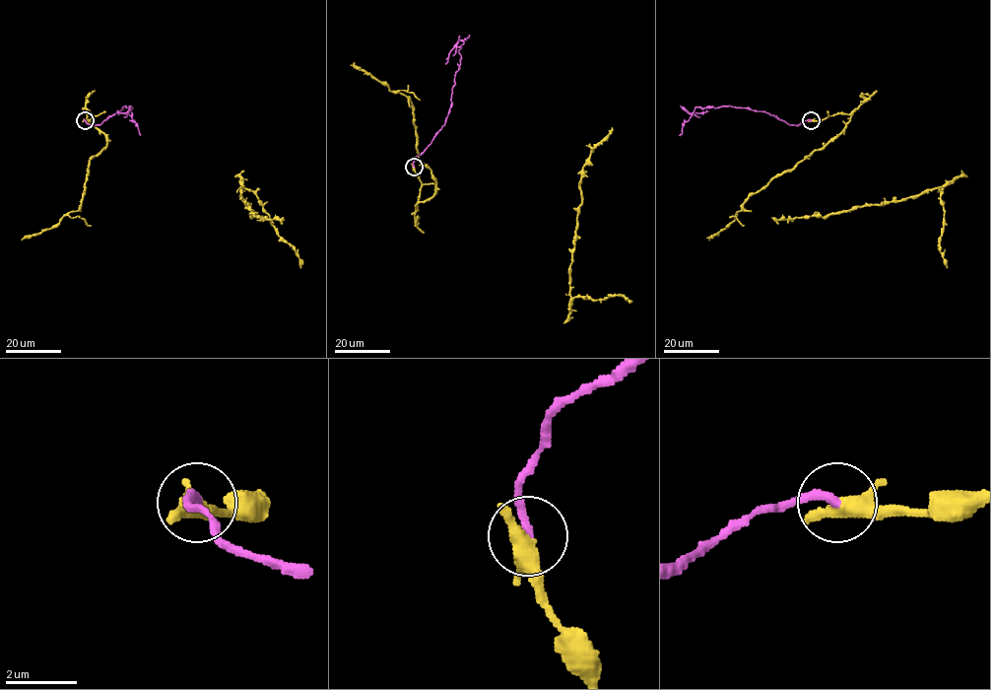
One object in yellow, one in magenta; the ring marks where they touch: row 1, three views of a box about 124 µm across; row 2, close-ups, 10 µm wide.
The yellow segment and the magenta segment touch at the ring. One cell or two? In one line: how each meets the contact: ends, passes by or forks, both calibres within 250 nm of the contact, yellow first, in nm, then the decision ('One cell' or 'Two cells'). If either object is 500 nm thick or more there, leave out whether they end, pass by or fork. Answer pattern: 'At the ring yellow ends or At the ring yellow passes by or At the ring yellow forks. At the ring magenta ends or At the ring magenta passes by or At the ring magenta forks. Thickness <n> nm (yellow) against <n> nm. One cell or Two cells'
At the ring yellow passes by. At the ring magenta ends. Thickness 480 nm (yellow) against 260 nm. Two cells

